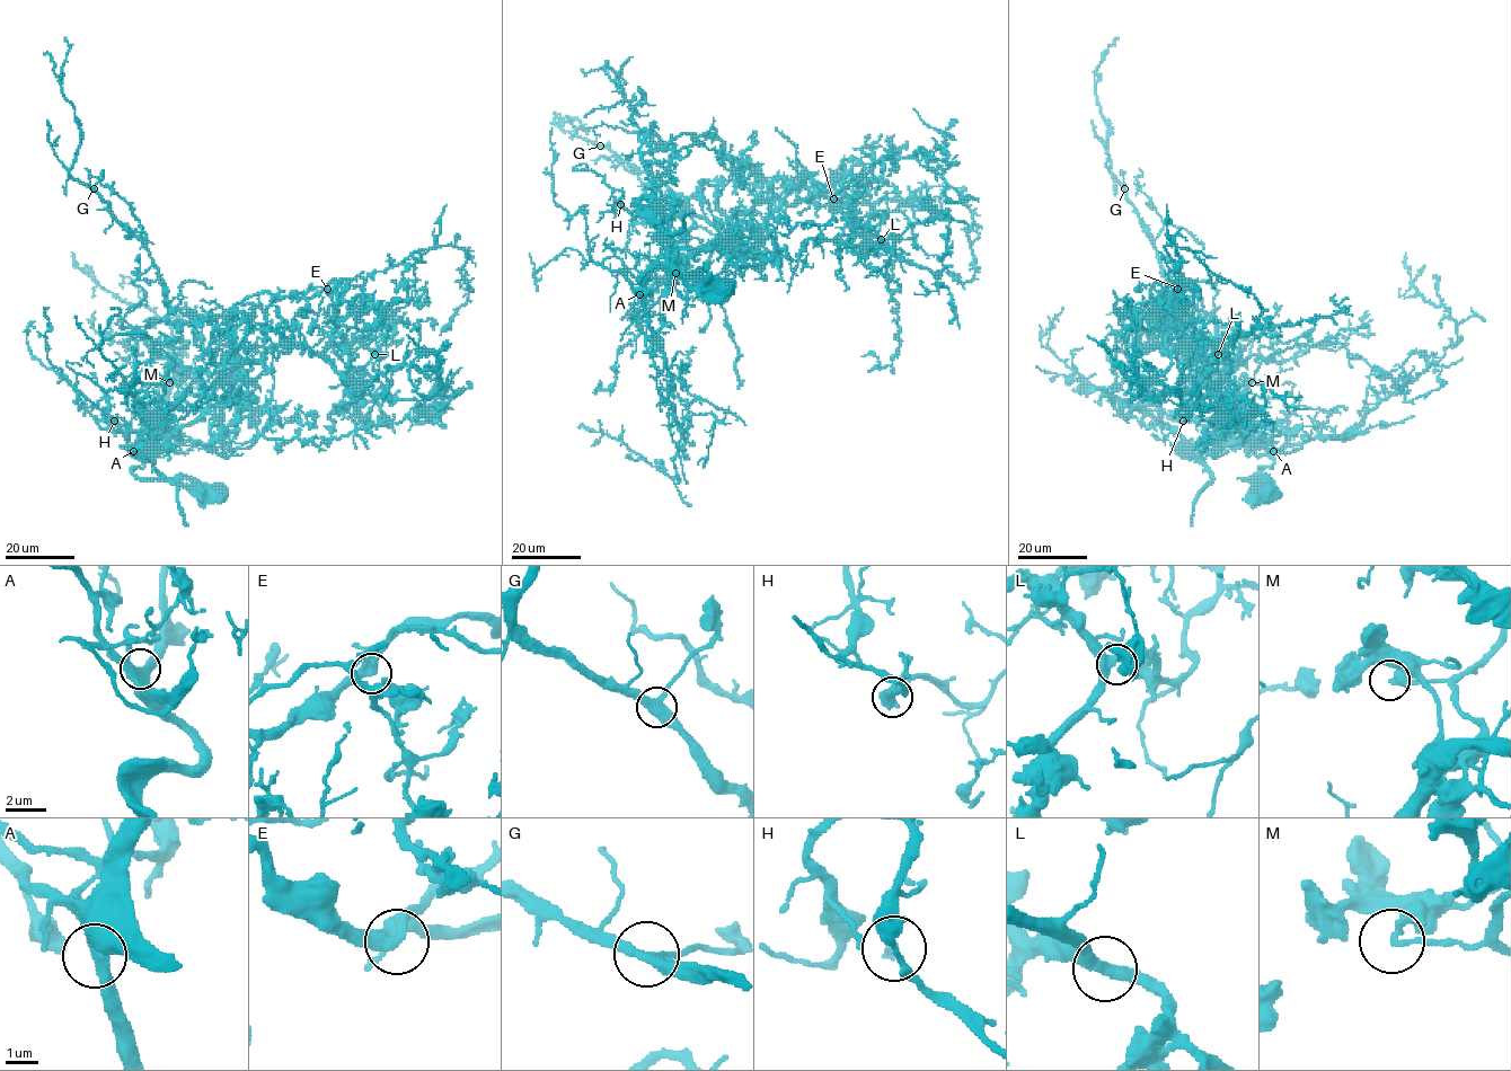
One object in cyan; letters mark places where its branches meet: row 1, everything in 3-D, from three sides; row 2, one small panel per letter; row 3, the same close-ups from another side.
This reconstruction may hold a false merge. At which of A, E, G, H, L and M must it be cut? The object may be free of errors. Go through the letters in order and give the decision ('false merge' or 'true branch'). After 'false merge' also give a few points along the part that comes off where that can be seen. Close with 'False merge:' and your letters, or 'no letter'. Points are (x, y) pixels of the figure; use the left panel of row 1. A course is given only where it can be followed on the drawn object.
A: true branch
E: true branch
G: true branch
H: true branch
L: true branch
M: false merge; foreign part runs (169, 382), (176, 386), (177, 391), (169, 441), (157, 453), (155, 467), (177, 486), (180, 515), (188, 525)
False merge: M

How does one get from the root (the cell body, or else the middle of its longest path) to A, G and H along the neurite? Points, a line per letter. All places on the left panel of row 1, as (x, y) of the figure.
A: (214, 497), (201, 487), (176, 480), (140, 479), (133, 471), (143, 465), (133, 451)
G: (214, 497), (133, 471), (164, 430), (227, 394), (238, 365), (227, 322), (171, 321), (148, 248), (93, 188)
H: (214, 497), (176, 480), (140, 479), (137, 456), (155, 439), (156, 422), (140, 415), (114, 422)

